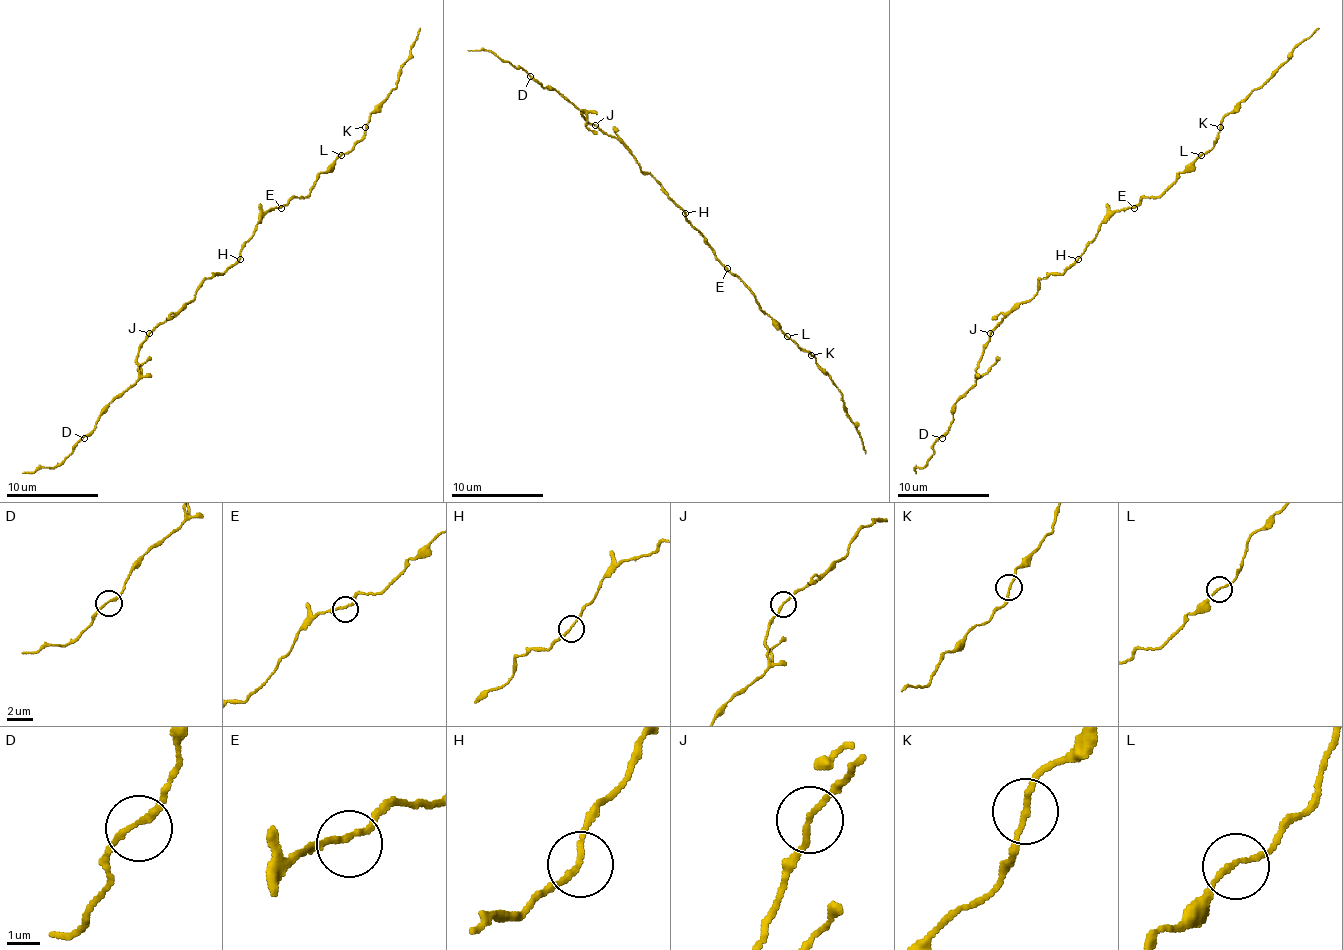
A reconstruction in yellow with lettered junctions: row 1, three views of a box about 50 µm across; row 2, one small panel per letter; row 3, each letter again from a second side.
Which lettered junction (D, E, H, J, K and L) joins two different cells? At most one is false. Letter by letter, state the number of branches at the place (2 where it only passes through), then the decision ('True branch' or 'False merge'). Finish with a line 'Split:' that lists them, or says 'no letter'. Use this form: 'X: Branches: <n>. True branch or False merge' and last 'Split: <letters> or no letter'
D: Branches: 2. True branch
E: Branches: 2. True branch
H: Branches: 2. True branch
J: Branches: 2. True branch
K: Branches: 2. True branch
L: Branches: 2. True branch
Split: no letter

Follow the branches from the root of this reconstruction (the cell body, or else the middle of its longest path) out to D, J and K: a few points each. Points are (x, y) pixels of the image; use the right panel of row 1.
D: (1085, 250), (1062, 273), (1044, 278), (1037, 294), (990, 333), (976, 382), (956, 403), (942, 438)
J: (1085, 250), (1062, 273), (1051, 273), (1044, 278), (1037, 294), (1013, 308), (990, 333)
K: (1085, 250), (1097, 229), (1118, 211), (1134, 208), (1143, 197), (1157, 197), (1206, 153), (1220, 127)

